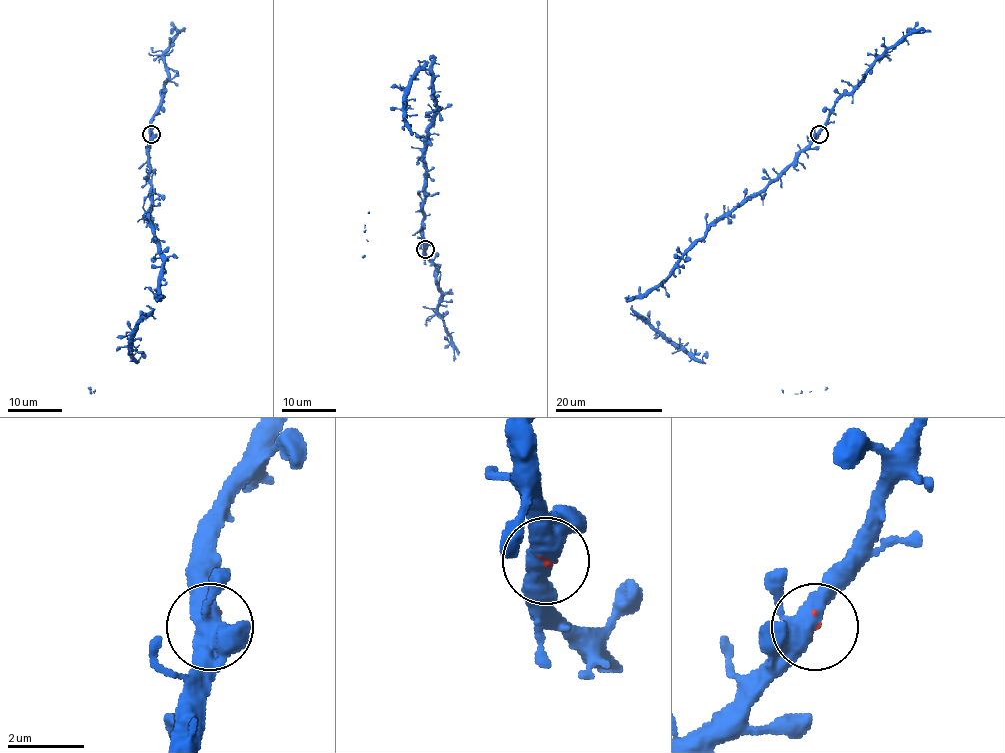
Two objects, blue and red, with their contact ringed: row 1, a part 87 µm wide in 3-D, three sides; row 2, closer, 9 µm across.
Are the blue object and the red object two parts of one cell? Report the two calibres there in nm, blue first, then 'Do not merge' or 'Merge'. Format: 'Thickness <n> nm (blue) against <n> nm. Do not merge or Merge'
Thickness 440 nm (blue) against 70 nm. Merge

